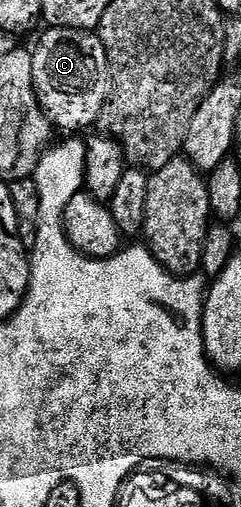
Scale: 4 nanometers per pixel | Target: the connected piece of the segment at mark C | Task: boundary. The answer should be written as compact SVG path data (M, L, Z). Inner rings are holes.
M75 27L46 28L47 32L39 39L39 44L33 47L33 85L35 97L43 109L43 114L51 120L56 128L64 127L67 133L79 133L82 127L91 127L100 122L103 107L107 104L113 86L113 76L107 65L105 47L98 34L90 30L79 31Z

